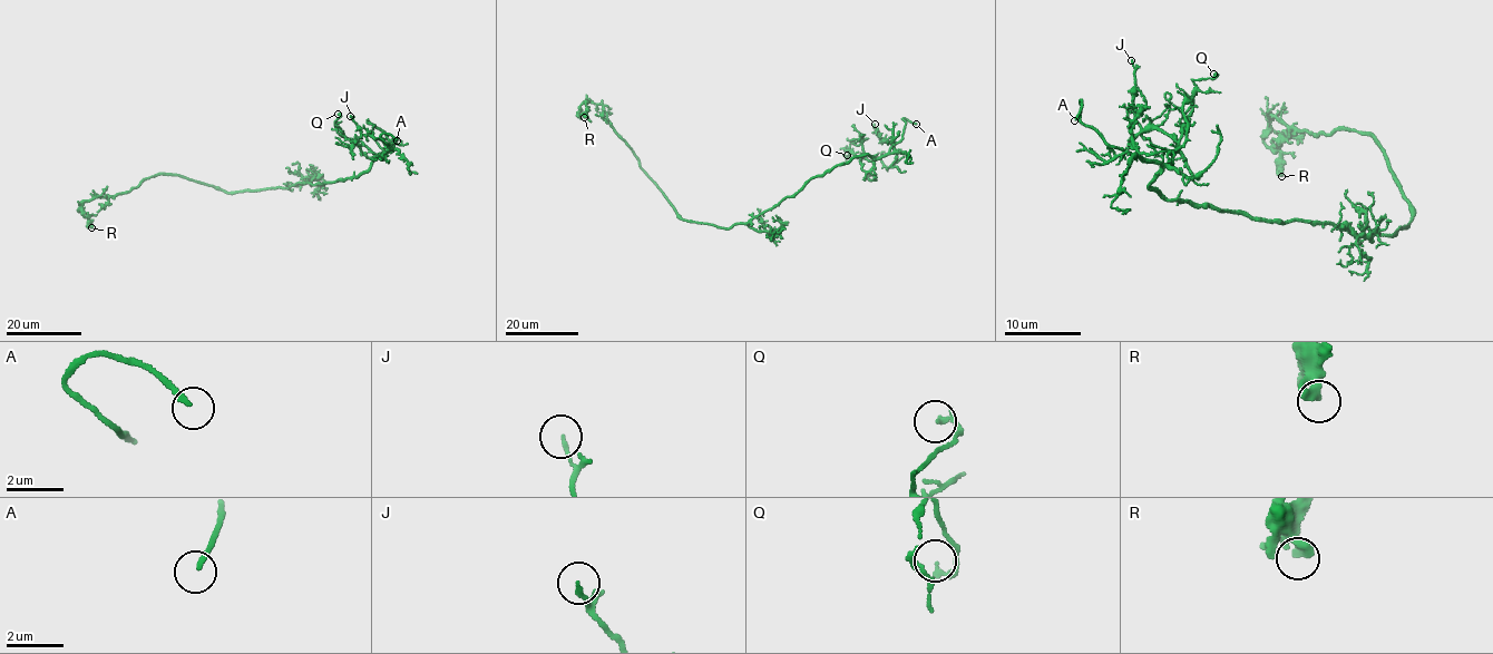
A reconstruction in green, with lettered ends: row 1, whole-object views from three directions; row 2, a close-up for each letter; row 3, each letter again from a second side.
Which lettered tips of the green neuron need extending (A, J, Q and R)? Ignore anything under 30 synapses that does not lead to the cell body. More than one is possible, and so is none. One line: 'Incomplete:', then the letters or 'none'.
Incomplete: A

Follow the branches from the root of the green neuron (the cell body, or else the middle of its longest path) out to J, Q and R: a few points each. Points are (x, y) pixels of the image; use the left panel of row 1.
J: (273, 188), (324, 185), (355, 178), (368, 169), (372, 159), (389, 148), (361, 133), (350, 116)
Q: (273, 188), (324, 185), (368, 169), (374, 155), (361, 142), (340, 135), (338, 114)
R: (273, 188), (224, 192), (183, 176), (155, 175), (129, 191), (86, 201), (83, 212), (88, 216), (91, 227)

